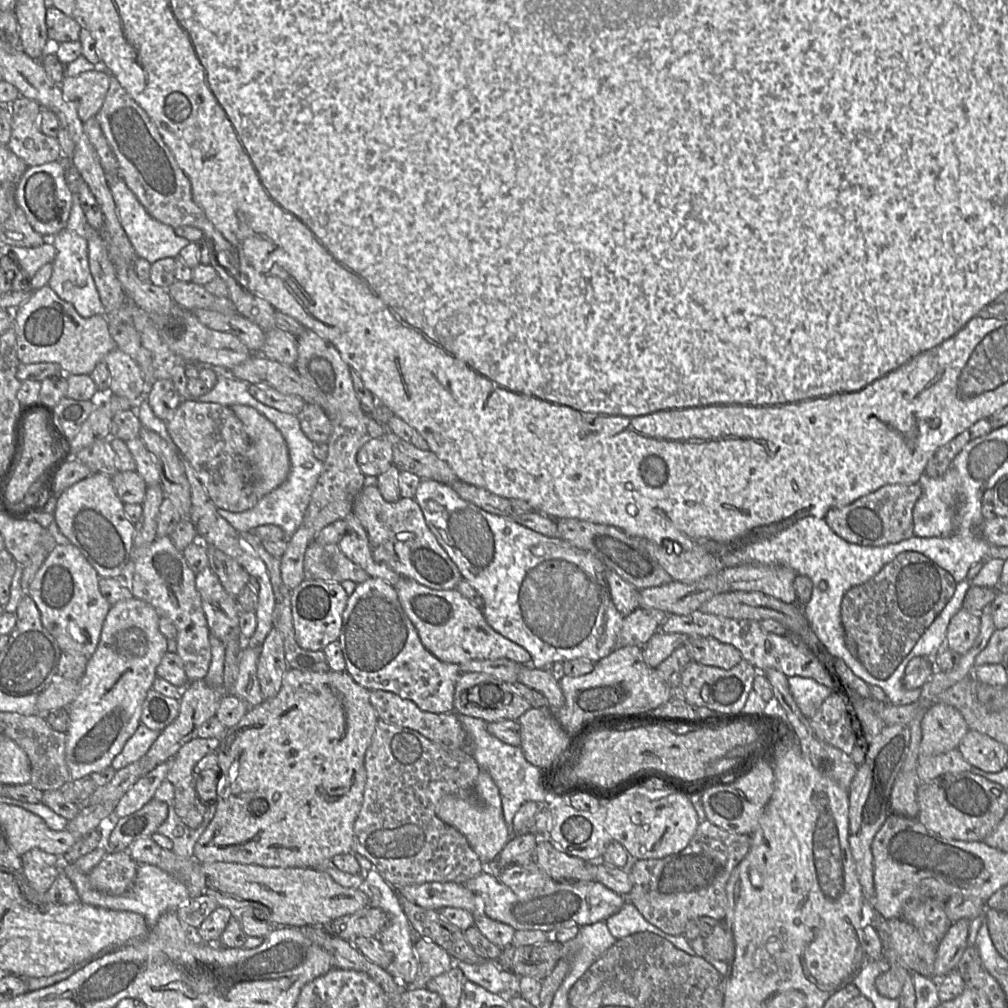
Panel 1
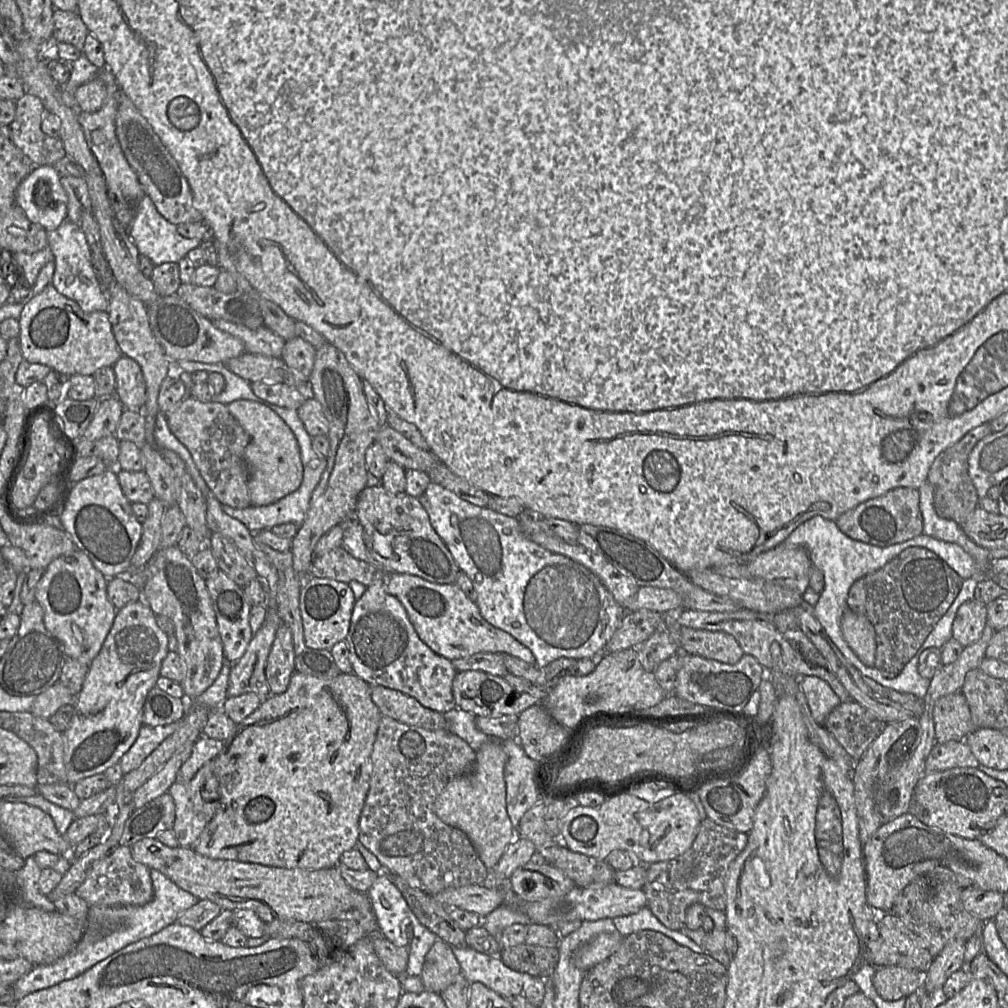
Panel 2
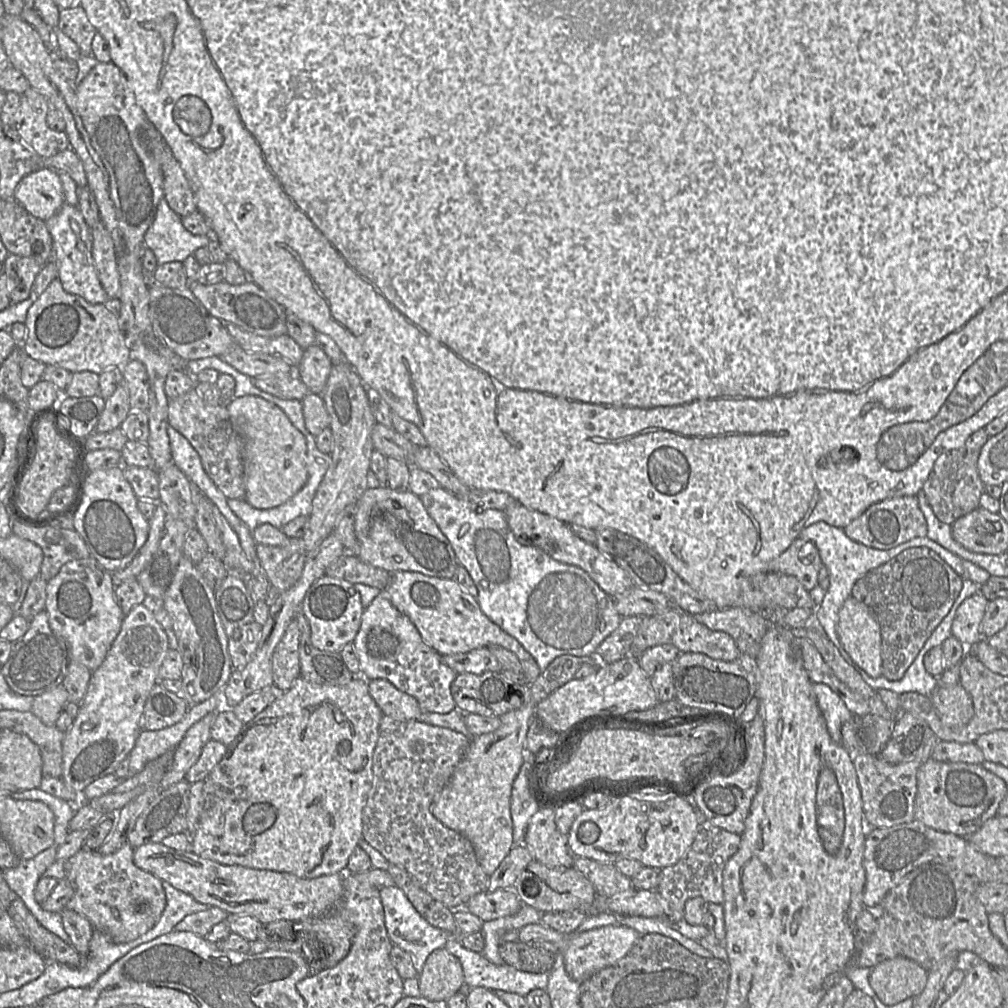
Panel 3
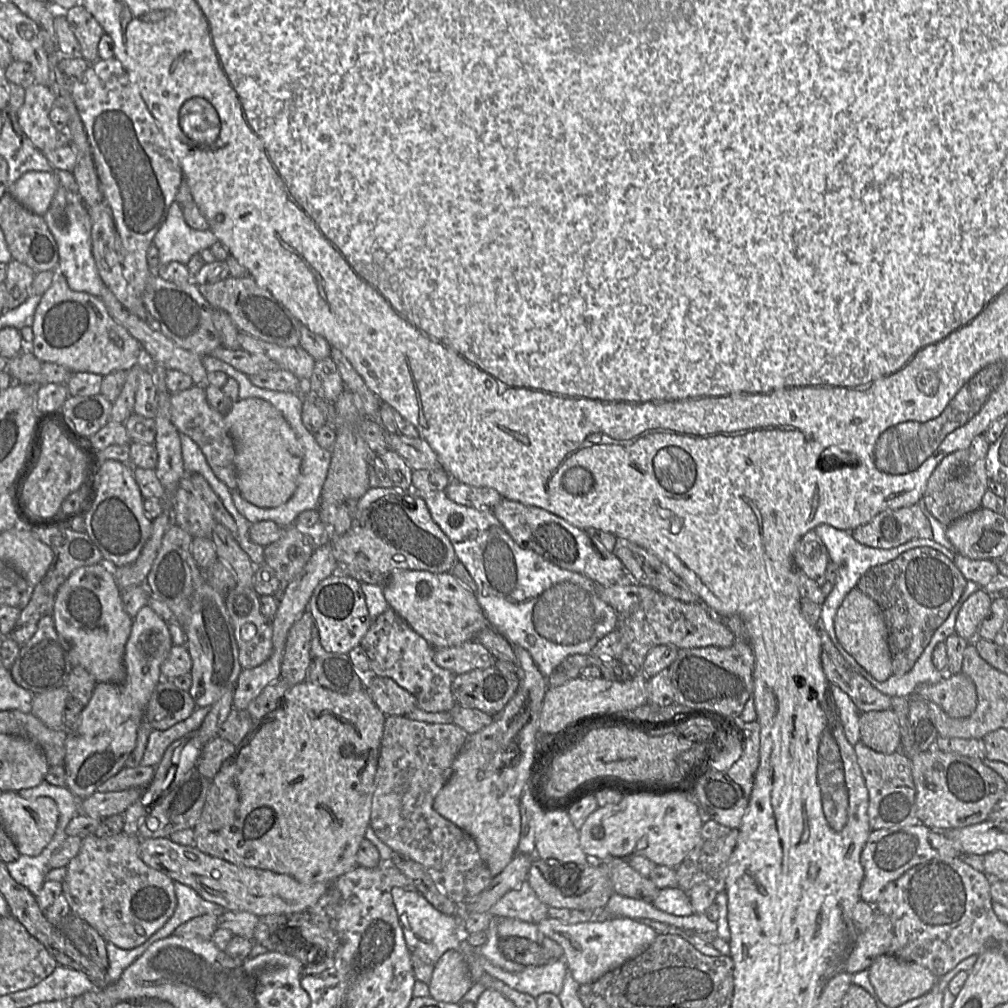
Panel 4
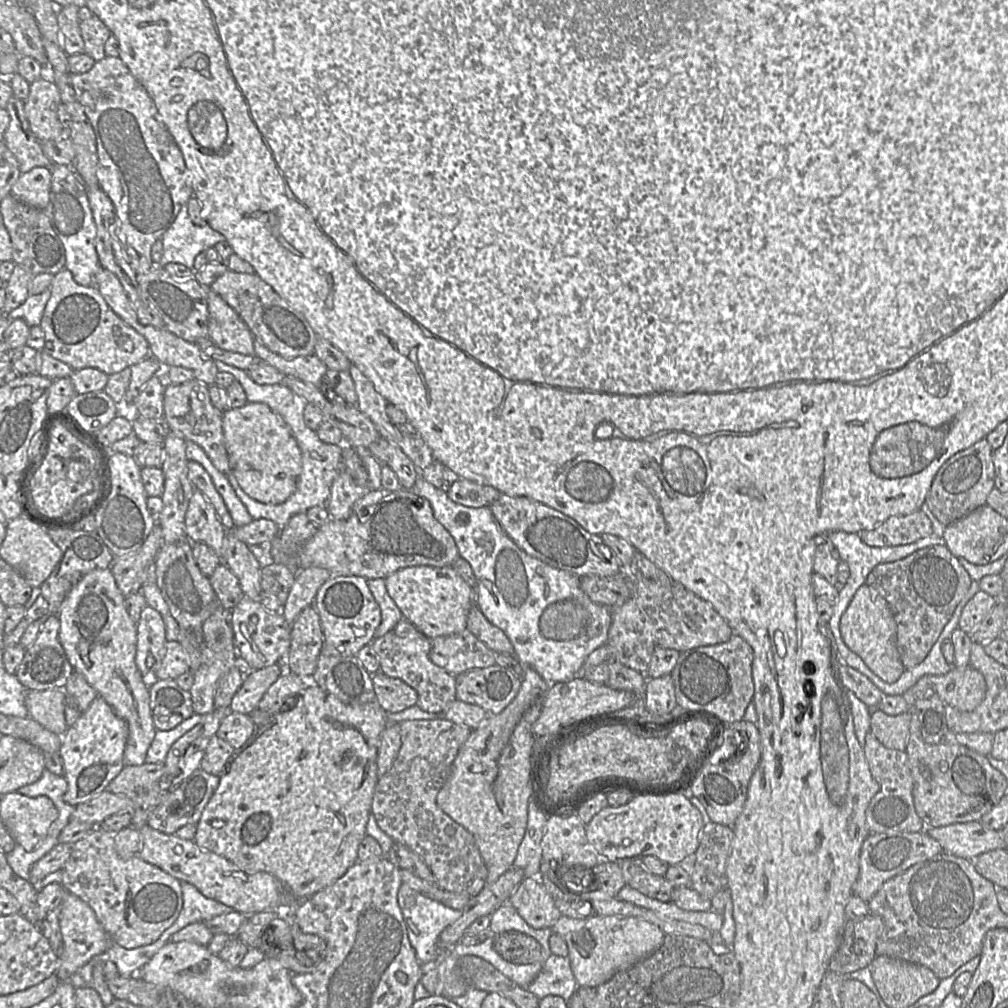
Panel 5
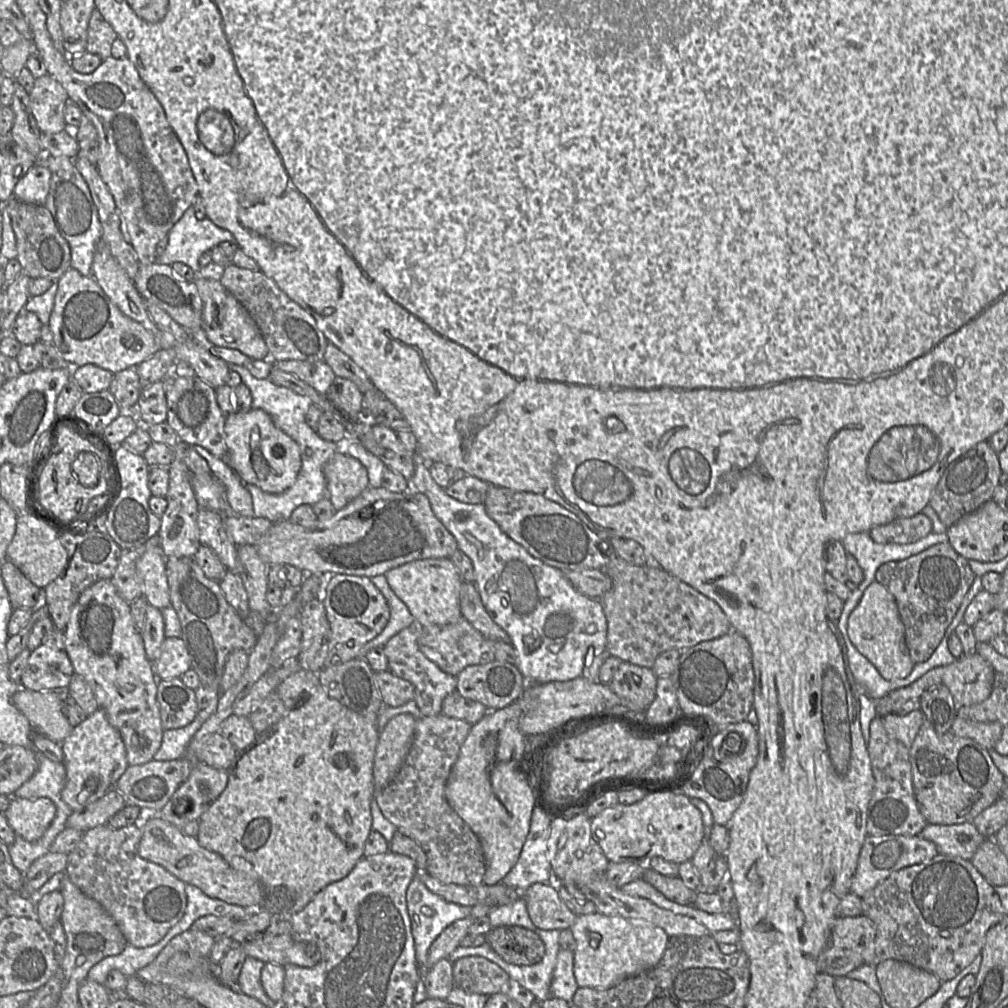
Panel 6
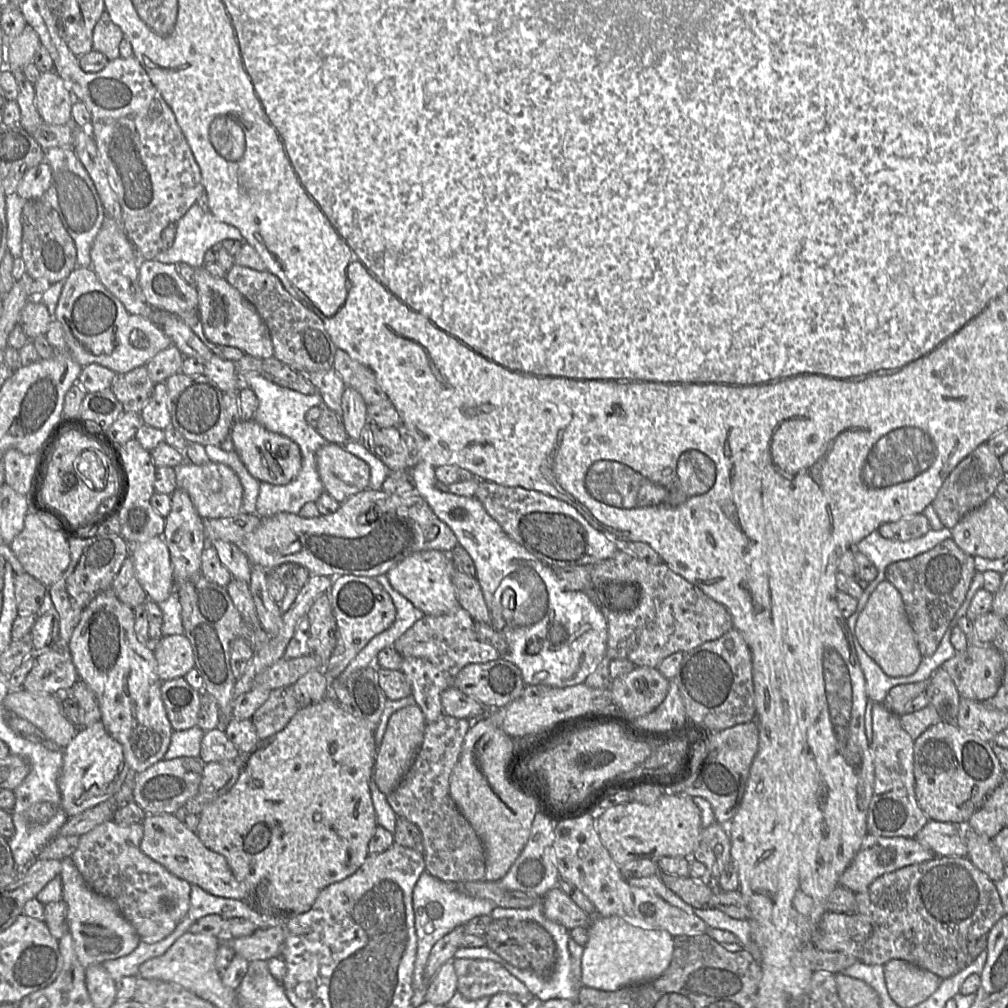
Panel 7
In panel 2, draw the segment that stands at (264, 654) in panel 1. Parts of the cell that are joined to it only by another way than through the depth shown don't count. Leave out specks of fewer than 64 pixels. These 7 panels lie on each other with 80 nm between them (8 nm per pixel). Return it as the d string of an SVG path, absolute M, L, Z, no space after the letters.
M286 625L277 629L274 642L265 665L265 675L272 695L284 693L295 672L293 635Z

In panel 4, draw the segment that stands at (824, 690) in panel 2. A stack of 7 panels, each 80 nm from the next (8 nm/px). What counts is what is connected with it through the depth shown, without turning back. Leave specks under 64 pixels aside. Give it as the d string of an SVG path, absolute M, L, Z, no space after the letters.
M829 685L829 696L837 710L847 740L853 746L860 741L860 712L851 698L836 685Z

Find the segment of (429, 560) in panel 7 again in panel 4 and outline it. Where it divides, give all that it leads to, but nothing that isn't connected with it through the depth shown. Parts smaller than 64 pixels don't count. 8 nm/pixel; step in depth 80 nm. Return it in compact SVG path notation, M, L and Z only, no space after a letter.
M397 570L386 577L383 593L389 607L434 649L458 646L475 639L481 630L492 627L475 594L451 572Z

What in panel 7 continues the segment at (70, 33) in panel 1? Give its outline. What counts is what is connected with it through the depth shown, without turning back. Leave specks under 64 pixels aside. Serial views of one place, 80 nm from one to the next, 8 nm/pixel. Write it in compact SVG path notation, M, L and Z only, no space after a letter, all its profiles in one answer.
M105 11L96 23L92 36L92 49L104 54L108 60L120 57L119 45L124 38L123 32Z

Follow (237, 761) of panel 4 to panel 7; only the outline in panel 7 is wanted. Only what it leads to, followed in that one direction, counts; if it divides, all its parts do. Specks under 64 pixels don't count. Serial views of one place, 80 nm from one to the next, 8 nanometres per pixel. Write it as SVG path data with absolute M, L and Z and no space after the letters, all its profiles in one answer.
M329 693L321 701L300 708L283 730L260 740L252 751L240 755L241 771L236 783L203 809L199 815L197 835L208 849L224 856L235 876L247 888L247 897L243 901L262 916L286 922L296 915L307 912L325 887L351 876L365 862L369 855L369 842L378 826L370 791L376 751L375 729L364 719L351 714Z

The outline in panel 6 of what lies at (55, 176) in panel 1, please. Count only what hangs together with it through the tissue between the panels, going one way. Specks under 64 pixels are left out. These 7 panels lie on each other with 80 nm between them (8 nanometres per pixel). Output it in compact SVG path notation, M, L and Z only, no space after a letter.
M35 164L19 179L13 197L31 204L44 205L50 189L51 171L42 164Z

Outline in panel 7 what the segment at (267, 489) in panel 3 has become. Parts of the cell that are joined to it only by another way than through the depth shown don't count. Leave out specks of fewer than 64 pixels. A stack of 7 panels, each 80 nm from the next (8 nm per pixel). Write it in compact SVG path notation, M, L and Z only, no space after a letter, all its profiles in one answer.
M254 419L233 424L229 436L245 468L259 482L287 485L300 473L302 454L299 446L290 438L267 430Z

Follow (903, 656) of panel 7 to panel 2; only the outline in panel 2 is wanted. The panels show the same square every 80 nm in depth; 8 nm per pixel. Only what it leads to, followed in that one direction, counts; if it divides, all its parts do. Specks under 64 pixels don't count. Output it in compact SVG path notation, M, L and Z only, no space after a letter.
M845 608L841 619L842 634L857 658L867 667L874 667L876 633L864 616Z

